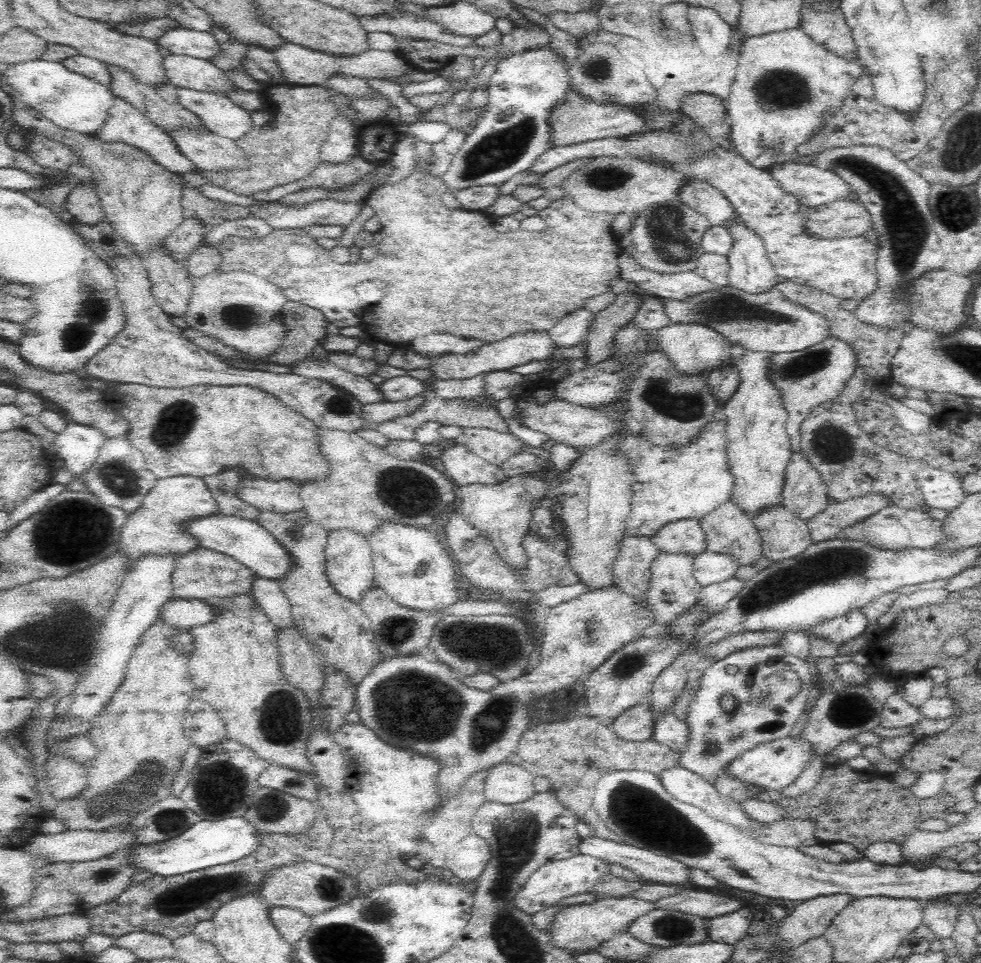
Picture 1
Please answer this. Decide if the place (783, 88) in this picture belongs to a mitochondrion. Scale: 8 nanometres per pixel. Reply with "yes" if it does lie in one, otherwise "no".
yes

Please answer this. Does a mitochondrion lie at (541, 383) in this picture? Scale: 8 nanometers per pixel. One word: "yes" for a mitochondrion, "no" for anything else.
no

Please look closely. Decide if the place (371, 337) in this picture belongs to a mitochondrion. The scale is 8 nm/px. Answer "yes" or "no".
no

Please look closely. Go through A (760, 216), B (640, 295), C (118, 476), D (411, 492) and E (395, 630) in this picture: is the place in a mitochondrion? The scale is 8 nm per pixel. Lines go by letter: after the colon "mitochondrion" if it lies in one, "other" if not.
A: other
B: other
C: mitochondrion
D: mitochondrion
E: mitochondrion

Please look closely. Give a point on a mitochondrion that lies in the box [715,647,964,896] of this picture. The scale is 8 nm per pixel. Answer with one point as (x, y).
(850, 711)

